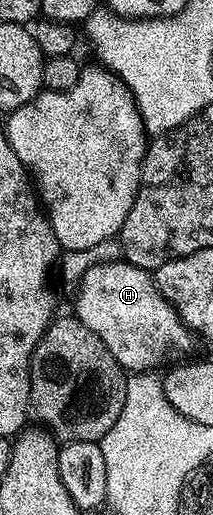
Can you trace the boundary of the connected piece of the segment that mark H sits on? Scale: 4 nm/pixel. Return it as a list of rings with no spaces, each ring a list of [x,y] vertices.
[[[118,261],[103,262],[84,272],[75,298],[74,313],[79,322],[113,352],[124,371],[159,372],[190,359],[191,349],[197,343],[196,335],[165,300],[154,277],[132,262]]]

